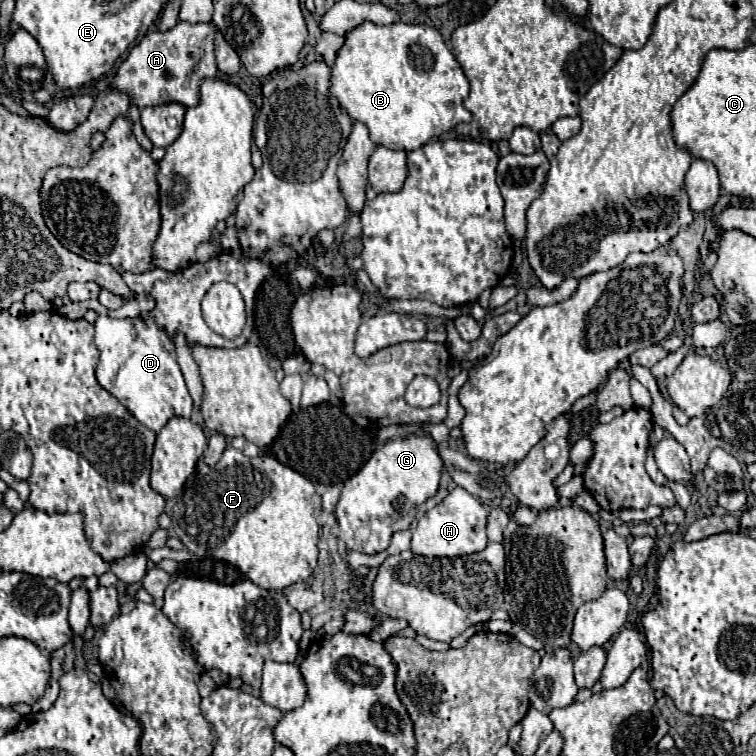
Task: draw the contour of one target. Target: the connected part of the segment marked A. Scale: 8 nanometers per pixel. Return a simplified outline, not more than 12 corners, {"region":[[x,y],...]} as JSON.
{"region":[[212,24],[148,32],[110,88],[138,108],[200,104]]}

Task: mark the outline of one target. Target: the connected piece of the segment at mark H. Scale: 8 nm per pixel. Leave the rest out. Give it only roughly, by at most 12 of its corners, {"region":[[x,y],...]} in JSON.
{"region":[[464,488],[430,508],[412,534],[418,556],[486,548],[488,508]]}

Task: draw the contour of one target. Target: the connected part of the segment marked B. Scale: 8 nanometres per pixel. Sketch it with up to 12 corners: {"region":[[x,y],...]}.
{"region":[[362,22],[330,94],[376,144],[470,122],[468,80],[424,24]]}

